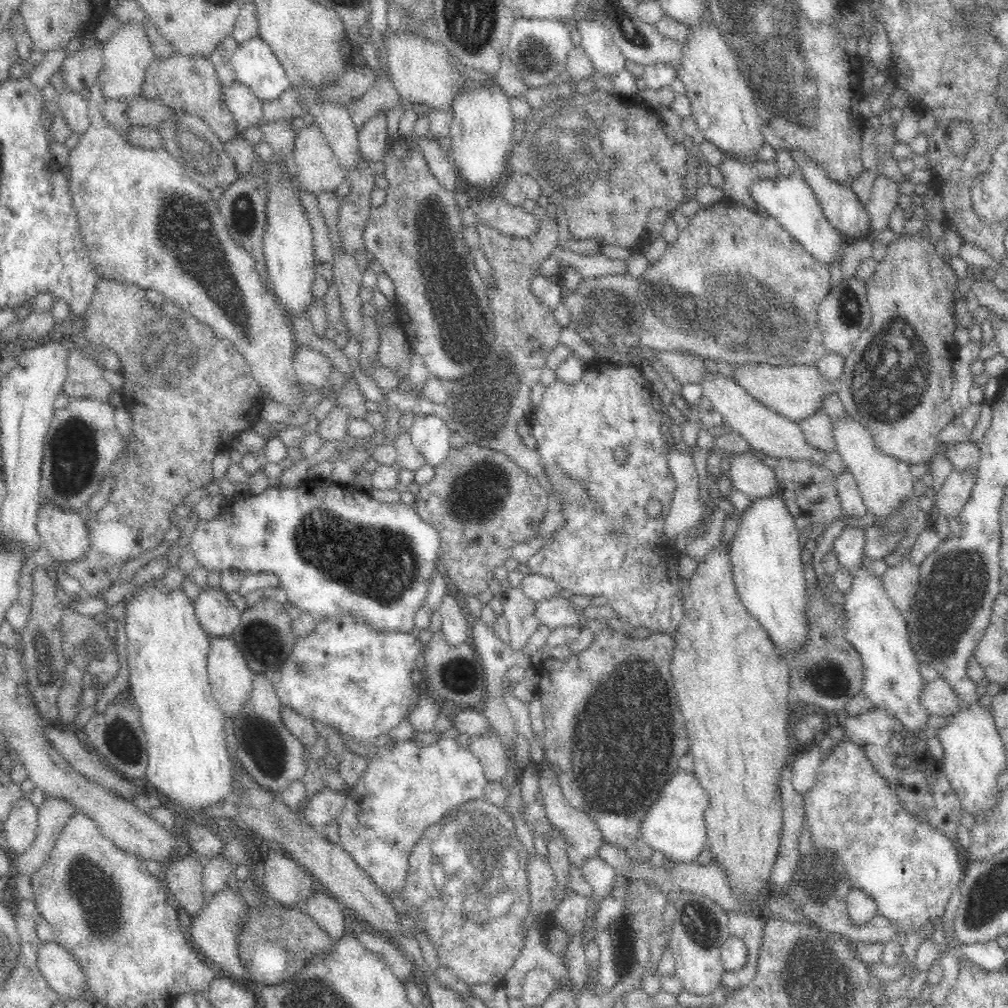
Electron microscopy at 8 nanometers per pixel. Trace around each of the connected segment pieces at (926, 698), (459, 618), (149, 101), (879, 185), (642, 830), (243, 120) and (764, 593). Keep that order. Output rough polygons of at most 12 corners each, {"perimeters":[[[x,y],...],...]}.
{"perimeters":[[[940,676],[918,698],[930,717],[950,718],[961,706]],[[454,591],[439,608],[441,633],[452,647],[469,641],[469,624]],[[159,98],[126,101],[132,127],[158,126],[174,109]],[[876,176],[865,206],[872,232],[886,230],[900,194],[895,180]],[[678,770],[639,836],[675,864],[707,850],[708,797]],[[240,82],[223,99],[238,132],[261,121],[263,102]],[[778,492],[729,544],[738,596],[781,654],[806,638],[806,576]]]}

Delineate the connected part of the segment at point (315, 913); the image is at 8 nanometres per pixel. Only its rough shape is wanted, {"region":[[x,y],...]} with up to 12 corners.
{"region":[[313,892],[306,915],[334,942],[347,912],[330,894]]}

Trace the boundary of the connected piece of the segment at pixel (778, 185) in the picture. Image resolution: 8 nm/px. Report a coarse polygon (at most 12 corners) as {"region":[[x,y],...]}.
{"region":[[798,170],[758,178],[750,194],[814,258],[845,238]]}

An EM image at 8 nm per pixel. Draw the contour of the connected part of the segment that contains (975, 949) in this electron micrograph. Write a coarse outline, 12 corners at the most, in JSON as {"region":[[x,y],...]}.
{"region":[[996,941],[961,945],[959,960],[989,972],[1007,965],[1005,952]]}

